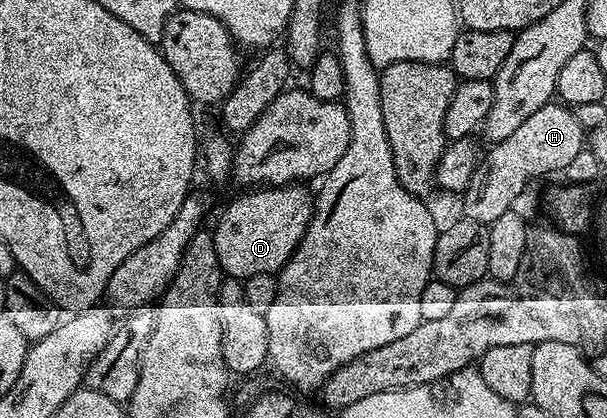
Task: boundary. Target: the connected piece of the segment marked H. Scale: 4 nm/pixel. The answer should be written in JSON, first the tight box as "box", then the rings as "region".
{"box":[461,103,585,227],"region":[[[552,103],[533,111],[509,139],[501,139],[482,154],[479,165],[469,179],[469,187],[461,194],[466,220],[490,227],[501,215],[516,208],[515,200],[527,189],[534,177],[546,173],[562,174],[577,154],[585,149],[585,130],[577,123],[574,112],[562,103]]]}

